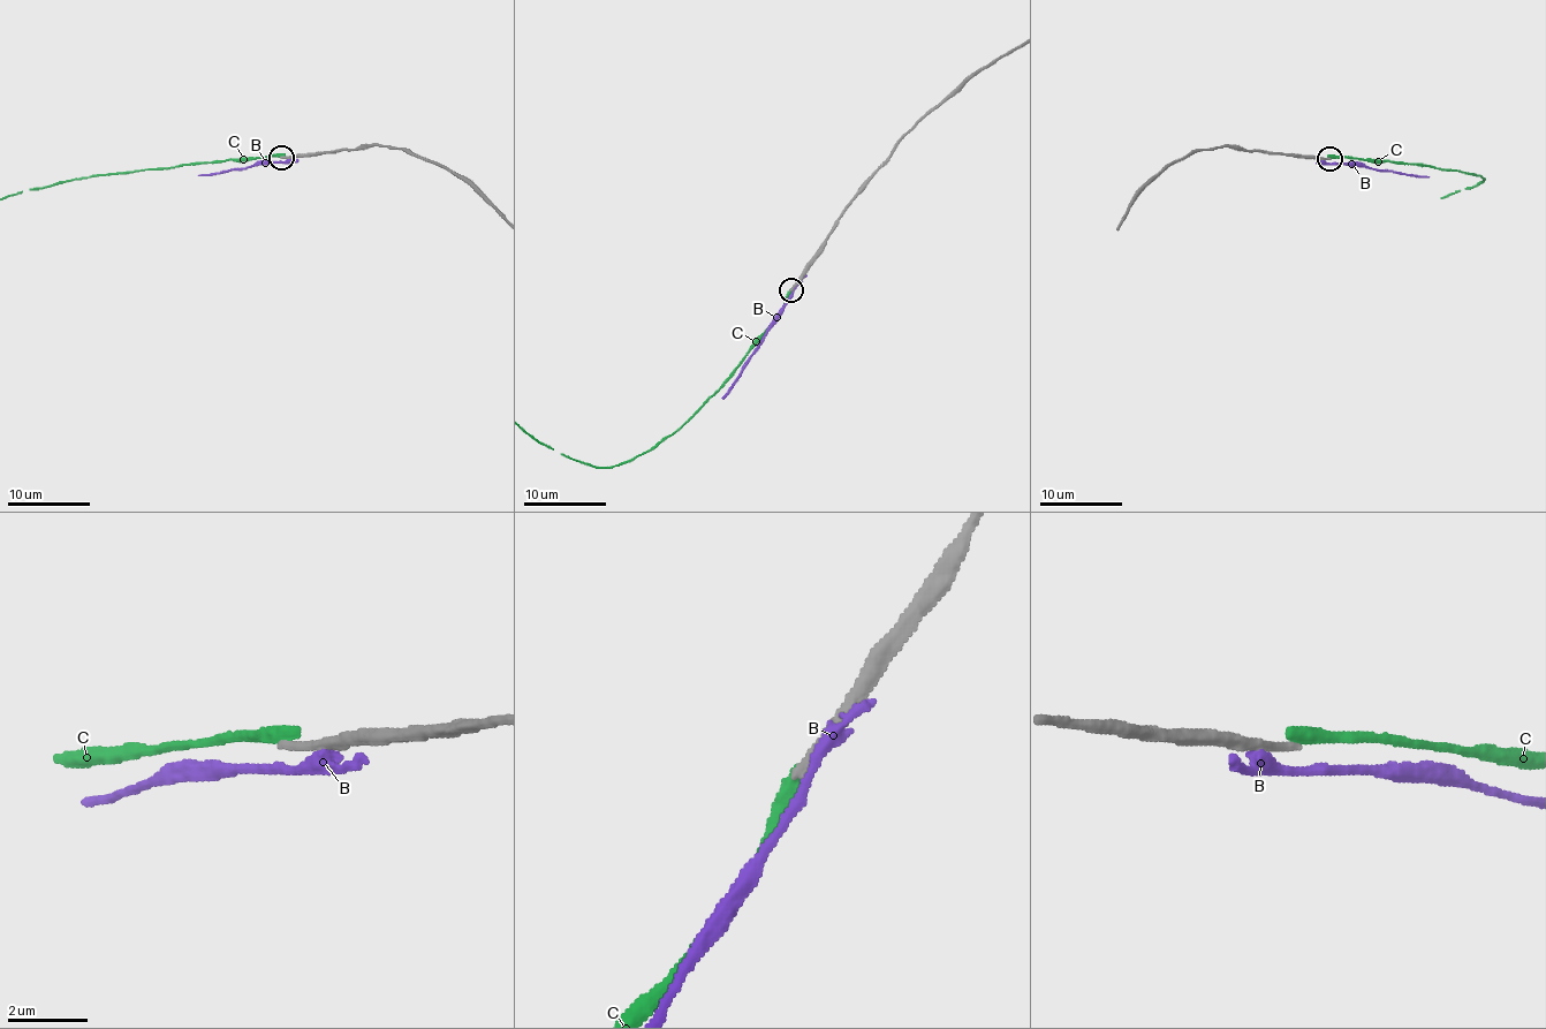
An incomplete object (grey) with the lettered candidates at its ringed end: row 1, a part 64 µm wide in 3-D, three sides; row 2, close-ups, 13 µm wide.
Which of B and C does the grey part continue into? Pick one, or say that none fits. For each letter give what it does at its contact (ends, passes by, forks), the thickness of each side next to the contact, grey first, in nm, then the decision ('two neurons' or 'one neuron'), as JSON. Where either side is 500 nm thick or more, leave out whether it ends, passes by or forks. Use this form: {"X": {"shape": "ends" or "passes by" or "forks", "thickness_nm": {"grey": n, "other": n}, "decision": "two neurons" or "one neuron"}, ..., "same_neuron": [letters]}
{"B": {"shape": "passes by", "thickness_nm": {"grey": 320, "other": 320}, "decision": "two neurons"}, "C": {"shape": "ends", "thickness_nm": {"grey": 260, "other": 400}, "decision": "two neurons"}, "same_neuron": []}

